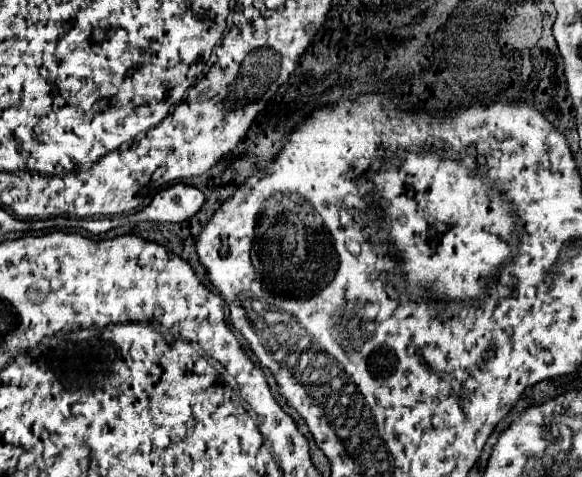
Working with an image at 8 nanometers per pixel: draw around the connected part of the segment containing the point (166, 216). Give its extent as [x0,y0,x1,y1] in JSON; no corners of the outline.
[143,184,203,222]

